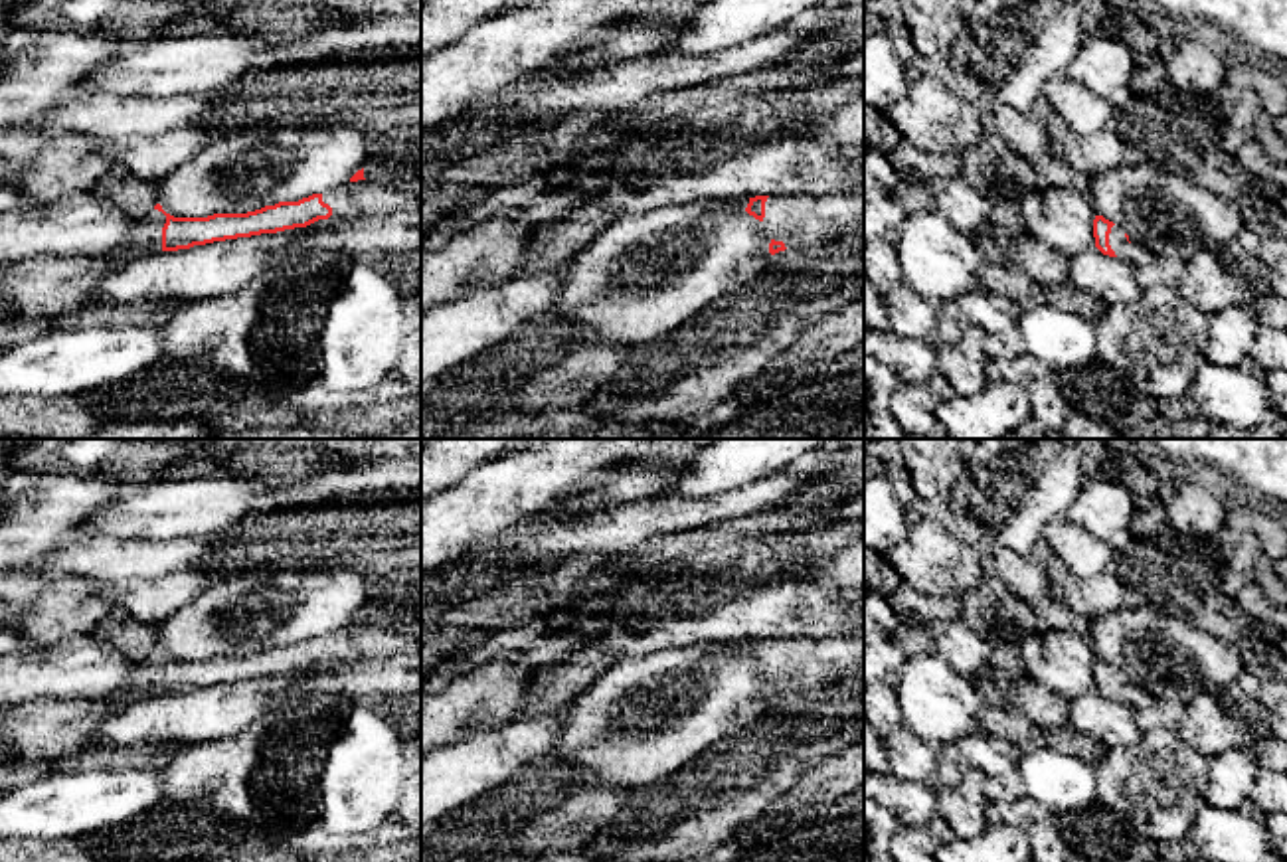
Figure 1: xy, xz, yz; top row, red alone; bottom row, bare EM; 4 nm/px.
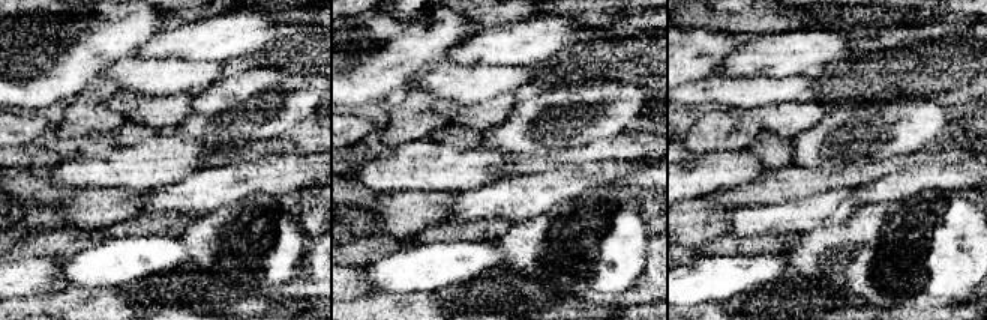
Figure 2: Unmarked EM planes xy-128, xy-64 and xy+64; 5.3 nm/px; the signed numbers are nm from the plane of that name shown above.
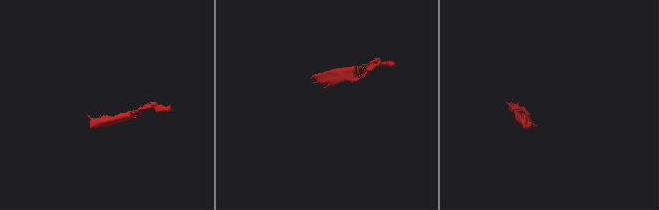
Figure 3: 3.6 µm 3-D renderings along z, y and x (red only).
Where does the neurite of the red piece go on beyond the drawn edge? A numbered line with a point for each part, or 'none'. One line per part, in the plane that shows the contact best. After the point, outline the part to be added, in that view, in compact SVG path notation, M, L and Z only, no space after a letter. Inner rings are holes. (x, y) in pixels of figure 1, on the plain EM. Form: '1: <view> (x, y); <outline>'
1: xy (362, 641); M348 623L324 635L322 645L332 650L332 658L328 662L356 662L401 654L421 656L421 639L370 623Z
2: xy (147, 681); M152 652L144 662L138 664L130 684L119 692L113 692L105 698L109 704L115 704L119 710L142 700L162 694L162 670L166 658L158 652Z

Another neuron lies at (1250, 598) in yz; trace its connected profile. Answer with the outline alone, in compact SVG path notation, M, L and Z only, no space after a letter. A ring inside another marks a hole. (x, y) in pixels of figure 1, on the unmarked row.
M1255 581L1242 585L1234 601L1255 623L1269 623L1287 633L1287 607L1275 607Z

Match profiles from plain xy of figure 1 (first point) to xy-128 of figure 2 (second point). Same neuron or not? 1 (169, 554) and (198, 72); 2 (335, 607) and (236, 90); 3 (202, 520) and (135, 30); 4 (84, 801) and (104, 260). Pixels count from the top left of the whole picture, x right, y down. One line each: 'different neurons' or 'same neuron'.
1: same neuron
2: same neuron
3: different neurons
4: same neuron

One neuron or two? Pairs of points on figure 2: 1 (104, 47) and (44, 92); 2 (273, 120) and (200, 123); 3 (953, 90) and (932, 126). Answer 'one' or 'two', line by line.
1: one
2: one
3: two

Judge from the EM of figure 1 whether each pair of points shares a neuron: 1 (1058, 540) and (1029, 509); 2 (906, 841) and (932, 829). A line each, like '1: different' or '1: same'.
1: different
2: same

